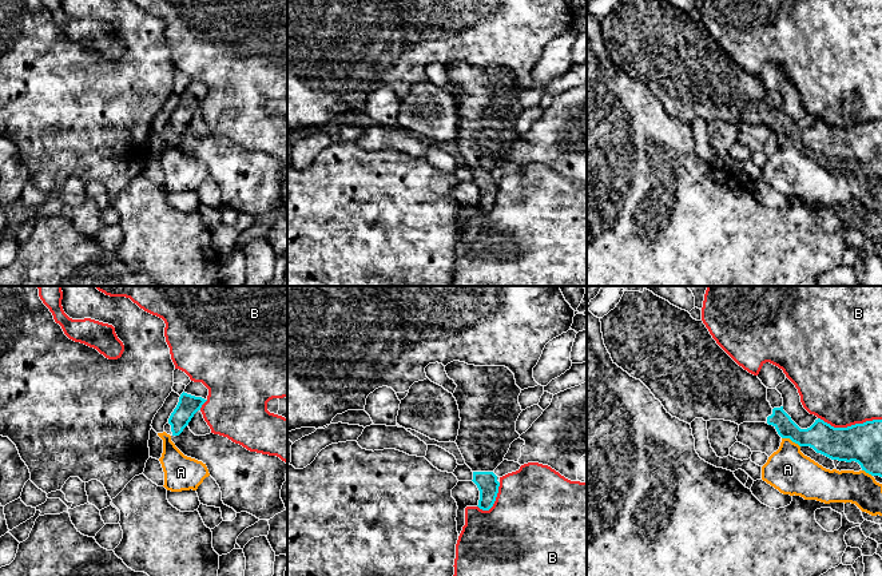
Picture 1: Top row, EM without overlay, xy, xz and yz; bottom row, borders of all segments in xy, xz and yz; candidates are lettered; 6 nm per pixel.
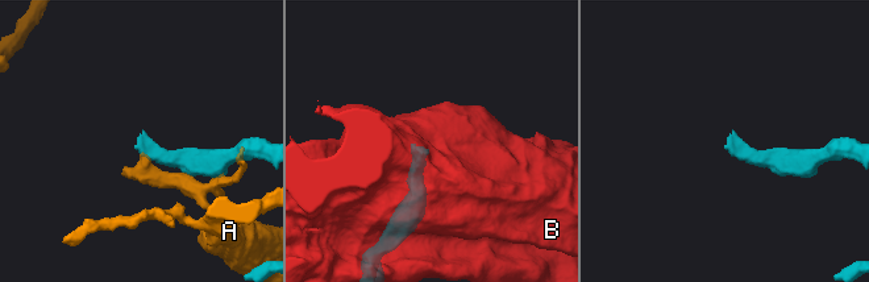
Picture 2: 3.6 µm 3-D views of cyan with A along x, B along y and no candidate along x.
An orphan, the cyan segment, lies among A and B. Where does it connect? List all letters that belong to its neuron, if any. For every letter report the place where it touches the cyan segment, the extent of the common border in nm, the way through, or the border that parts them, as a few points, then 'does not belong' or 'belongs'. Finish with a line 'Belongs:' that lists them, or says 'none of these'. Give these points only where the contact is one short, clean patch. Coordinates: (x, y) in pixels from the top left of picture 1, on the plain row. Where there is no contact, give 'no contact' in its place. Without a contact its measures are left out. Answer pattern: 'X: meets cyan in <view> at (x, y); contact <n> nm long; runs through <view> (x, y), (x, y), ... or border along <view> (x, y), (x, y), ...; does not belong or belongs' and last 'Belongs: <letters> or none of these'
A: meets cyan in yz at (791, 140); contact 130 nm long; does not belong
B: meets cyan in yz at (850, 127); contact 380 nm long; does not belong
Belongs: none of these

